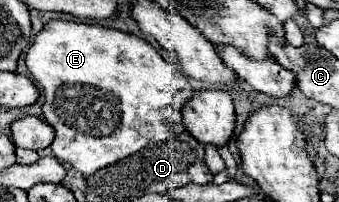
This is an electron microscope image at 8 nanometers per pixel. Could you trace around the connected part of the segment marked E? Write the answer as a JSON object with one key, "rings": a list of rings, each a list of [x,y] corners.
{"rings":[[[55,19],[37,33],[25,55],[25,63],[45,97],[41,107],[43,119],[55,129],[55,139],[51,143],[53,155],[81,171],[87,179],[101,167],[113,165],[151,143],[165,141],[171,131],[185,131],[181,109],[187,99],[193,97],[193,87],[187,77],[167,63],[149,41],[133,33],[95,23]]]}

